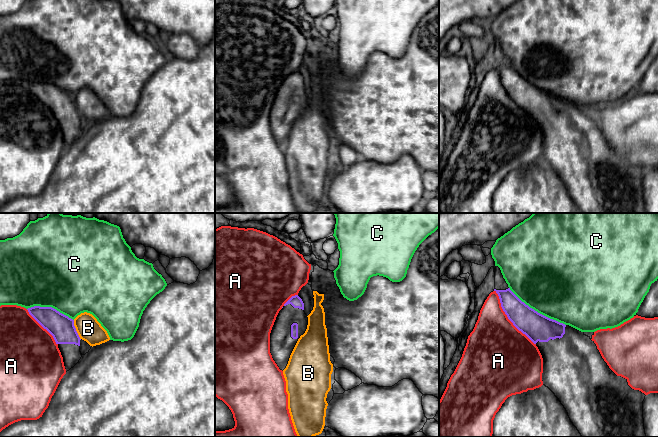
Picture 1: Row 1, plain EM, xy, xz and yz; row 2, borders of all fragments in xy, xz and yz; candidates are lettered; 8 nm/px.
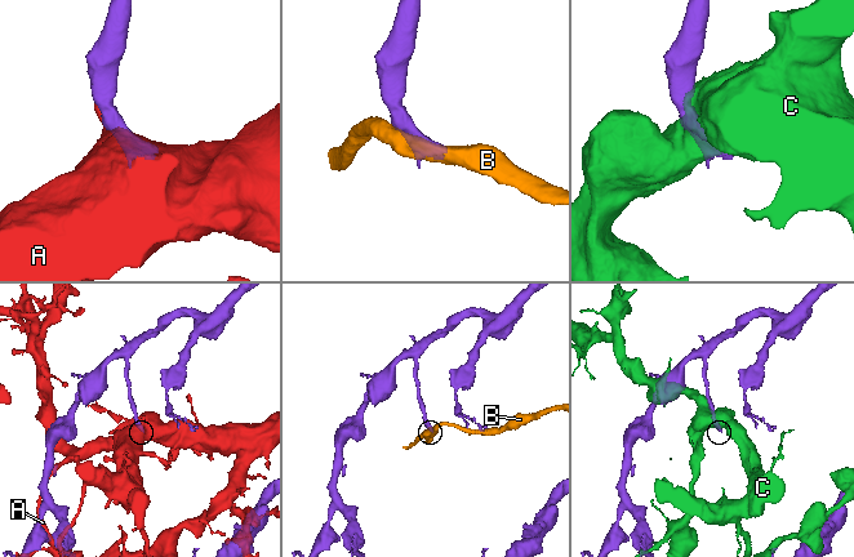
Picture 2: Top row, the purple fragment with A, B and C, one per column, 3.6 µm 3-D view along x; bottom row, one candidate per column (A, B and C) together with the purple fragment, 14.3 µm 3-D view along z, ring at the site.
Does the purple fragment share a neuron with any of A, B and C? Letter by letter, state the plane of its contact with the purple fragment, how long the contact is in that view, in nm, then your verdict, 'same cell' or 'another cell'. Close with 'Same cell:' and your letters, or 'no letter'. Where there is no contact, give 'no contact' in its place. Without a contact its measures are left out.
A: yz | 550 nm | another cell
B: xy | 170 nm | another cell
C: yz | 550 nm | another cell
Same cell: no letter

